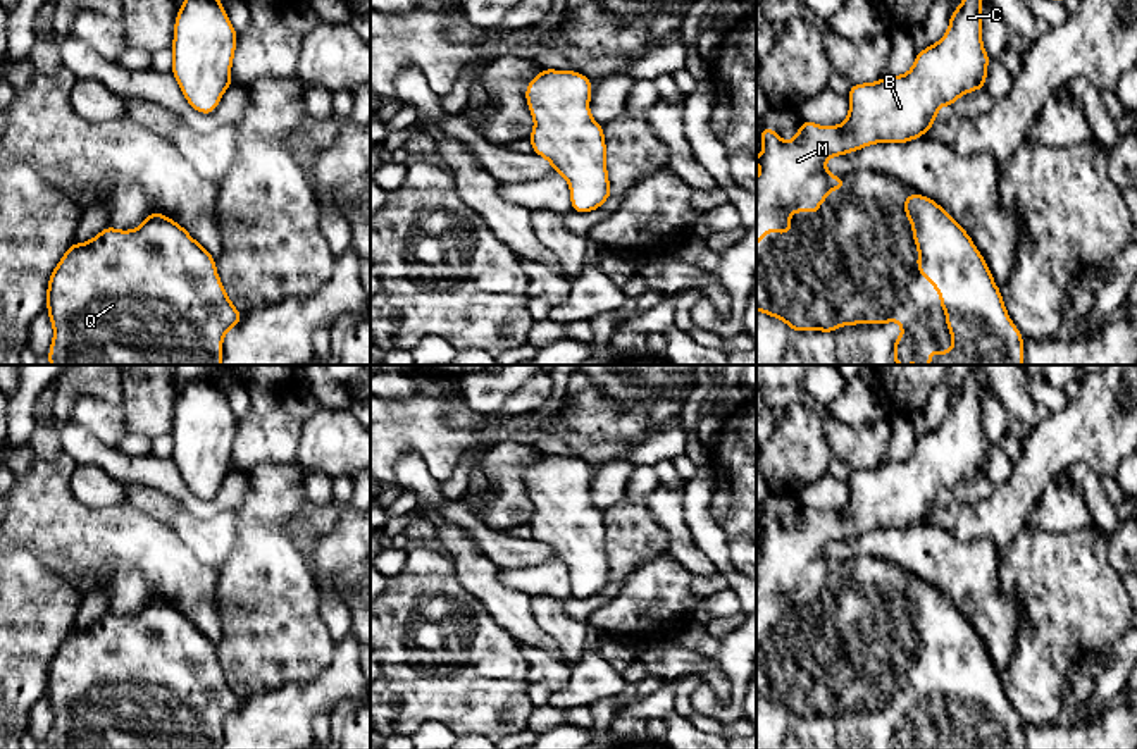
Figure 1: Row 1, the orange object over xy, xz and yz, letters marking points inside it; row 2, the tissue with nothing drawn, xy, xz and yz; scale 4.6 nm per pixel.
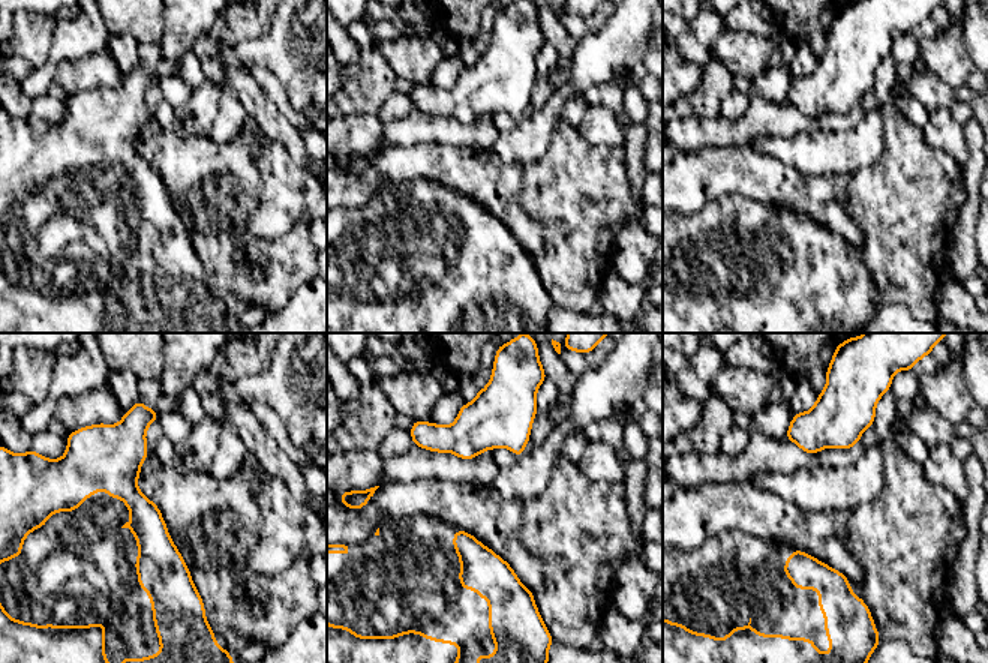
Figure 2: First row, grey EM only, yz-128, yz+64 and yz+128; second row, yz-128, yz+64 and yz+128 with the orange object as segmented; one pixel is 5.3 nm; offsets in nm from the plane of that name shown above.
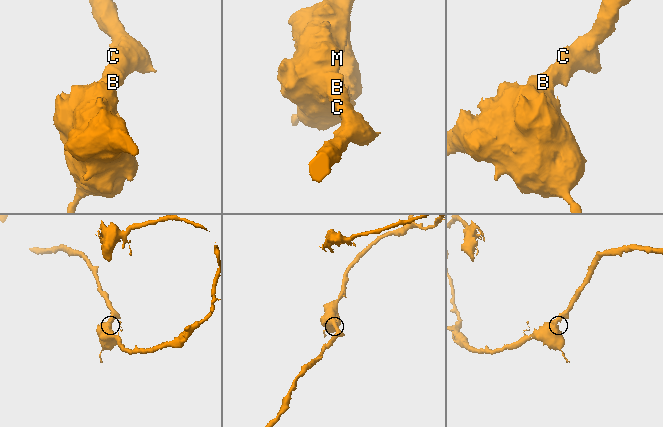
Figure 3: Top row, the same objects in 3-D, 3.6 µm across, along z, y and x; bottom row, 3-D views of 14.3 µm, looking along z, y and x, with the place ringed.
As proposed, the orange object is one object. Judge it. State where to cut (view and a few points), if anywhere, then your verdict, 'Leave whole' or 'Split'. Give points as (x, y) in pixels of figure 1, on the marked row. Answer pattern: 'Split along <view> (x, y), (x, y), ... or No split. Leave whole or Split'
No split. Leave whole

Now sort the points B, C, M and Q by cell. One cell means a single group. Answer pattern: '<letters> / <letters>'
B C M Q

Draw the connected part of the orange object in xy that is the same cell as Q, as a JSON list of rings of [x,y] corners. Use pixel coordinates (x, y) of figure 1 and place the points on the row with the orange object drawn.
[[[150,212],[136,229],[107,226],[90,241],[72,243],[48,279],[47,312],[53,327],[50,365],[222,365],[222,339],[243,319],[219,279],[215,258],[160,212]]]

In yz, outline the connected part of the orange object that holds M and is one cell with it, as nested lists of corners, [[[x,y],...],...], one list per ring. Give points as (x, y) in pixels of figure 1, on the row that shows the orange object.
[[[961,0],[951,12],[944,36],[920,50],[913,67],[901,76],[851,84],[848,93],[849,114],[839,126],[818,126],[803,121],[796,136],[784,141],[772,127],[760,129],[763,150],[756,157],[756,246],[765,232],[789,236],[791,215],[808,212],[817,215],[832,189],[846,189],[848,183],[825,169],[830,157],[858,152],[875,143],[908,143],[932,129],[937,110],[953,107],[961,95],[985,88],[991,57],[982,43],[982,0]]]

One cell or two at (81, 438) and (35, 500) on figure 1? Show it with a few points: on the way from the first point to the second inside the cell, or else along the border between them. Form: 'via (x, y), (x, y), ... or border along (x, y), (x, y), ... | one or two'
border along (64, 451), (78, 464) | two

